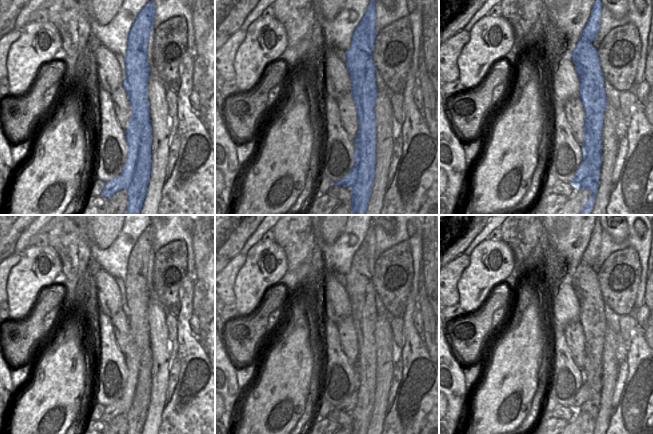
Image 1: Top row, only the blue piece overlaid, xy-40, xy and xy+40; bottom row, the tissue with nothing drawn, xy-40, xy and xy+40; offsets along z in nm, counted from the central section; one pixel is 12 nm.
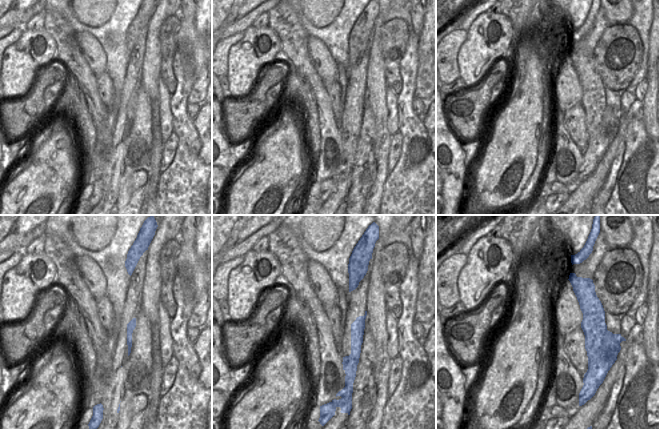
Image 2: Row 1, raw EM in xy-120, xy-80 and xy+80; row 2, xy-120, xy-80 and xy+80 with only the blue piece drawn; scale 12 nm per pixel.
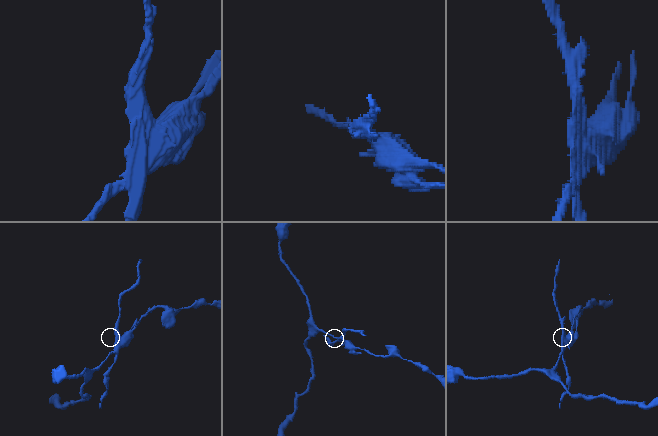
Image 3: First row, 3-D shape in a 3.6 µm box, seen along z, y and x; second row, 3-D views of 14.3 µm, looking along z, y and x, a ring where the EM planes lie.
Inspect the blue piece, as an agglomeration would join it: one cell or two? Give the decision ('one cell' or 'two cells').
two cells

